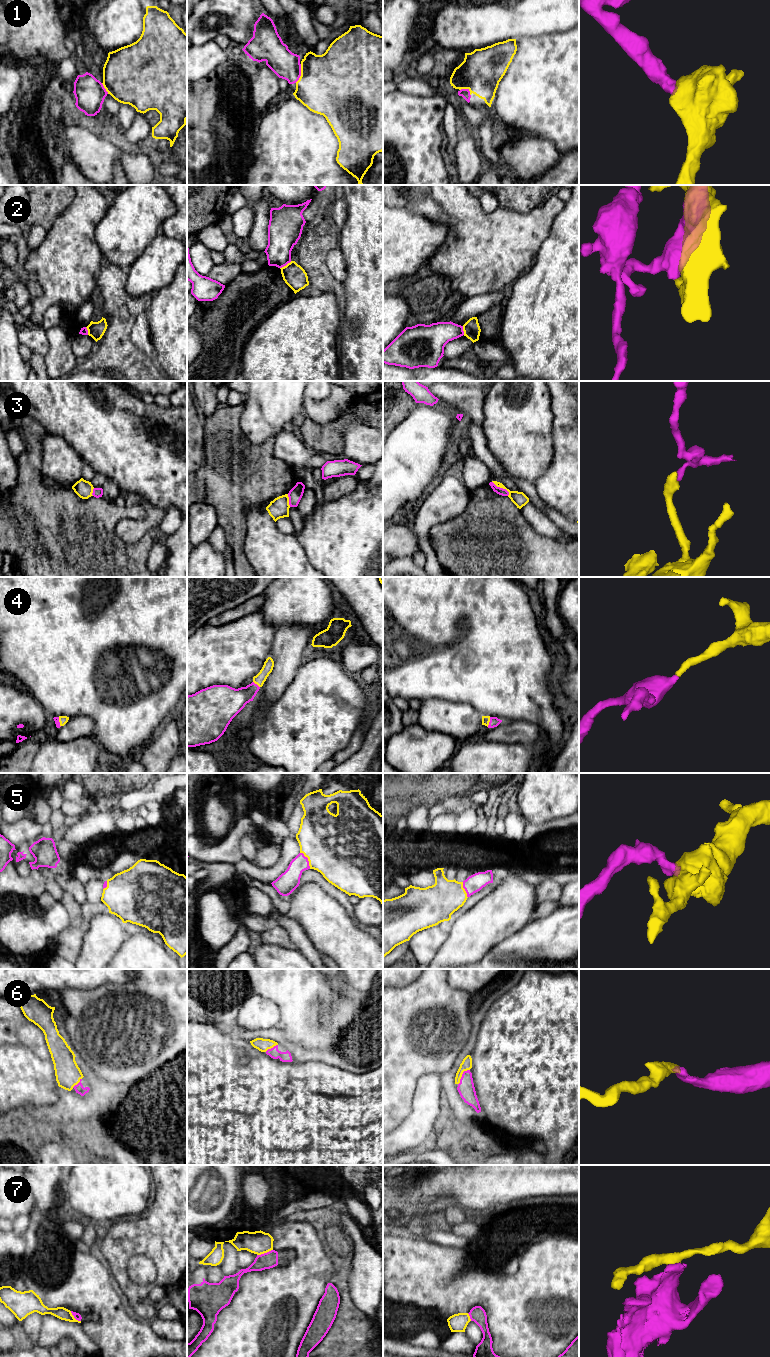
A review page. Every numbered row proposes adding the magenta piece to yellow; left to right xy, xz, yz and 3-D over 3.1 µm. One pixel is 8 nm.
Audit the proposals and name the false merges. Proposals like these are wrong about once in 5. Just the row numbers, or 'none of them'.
2, 3, 7

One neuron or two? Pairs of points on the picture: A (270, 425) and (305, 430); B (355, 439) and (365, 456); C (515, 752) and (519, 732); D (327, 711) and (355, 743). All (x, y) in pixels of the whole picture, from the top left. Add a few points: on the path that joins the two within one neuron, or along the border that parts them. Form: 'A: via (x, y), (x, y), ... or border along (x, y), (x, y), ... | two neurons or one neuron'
A: border along (303, 415), (297, 423) | two neurons
B: via (359, 443), (365, 449), (365, 452) | one neuron
C: border along (494, 740), (522, 743), (526, 746) | two neurons
D: border along (364, 718), (351, 737), (350, 742), (334, 754) | two neurons

